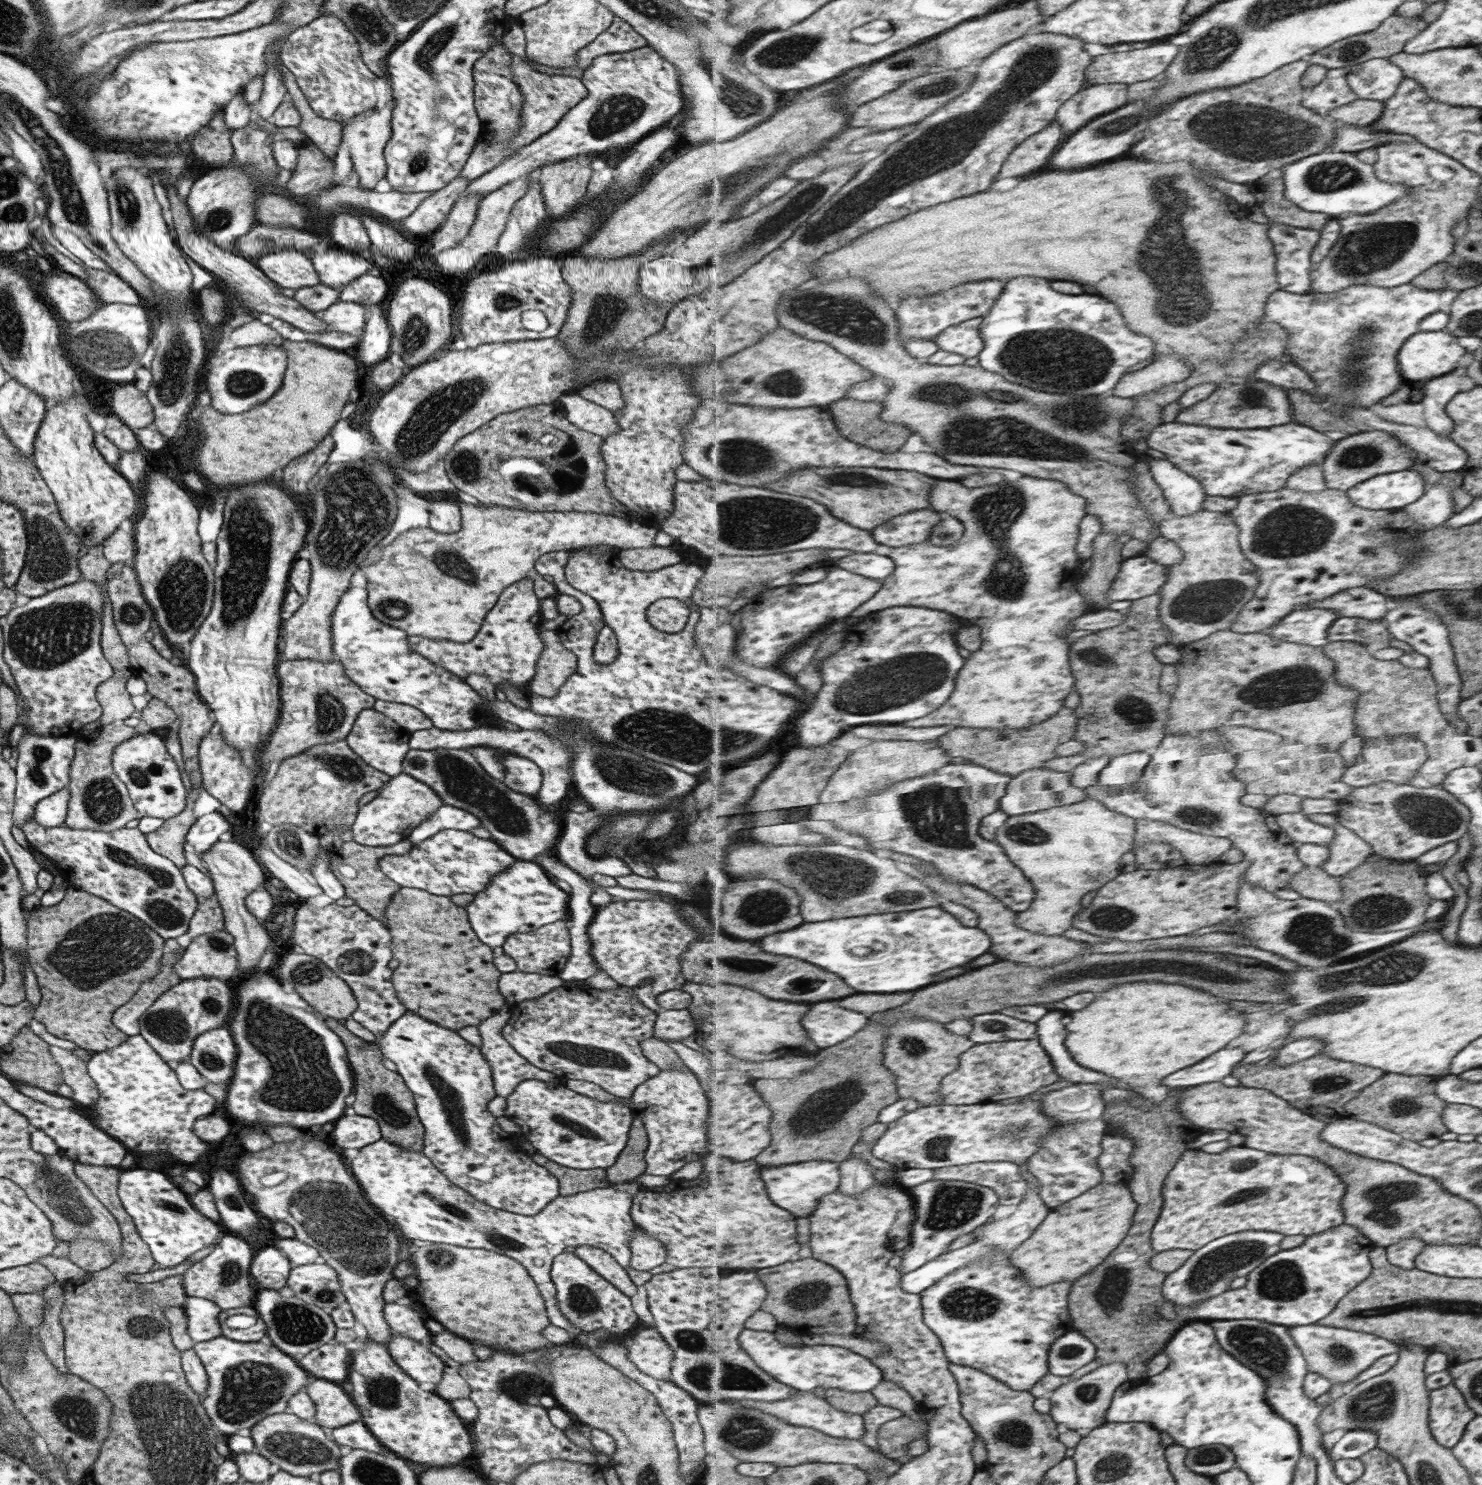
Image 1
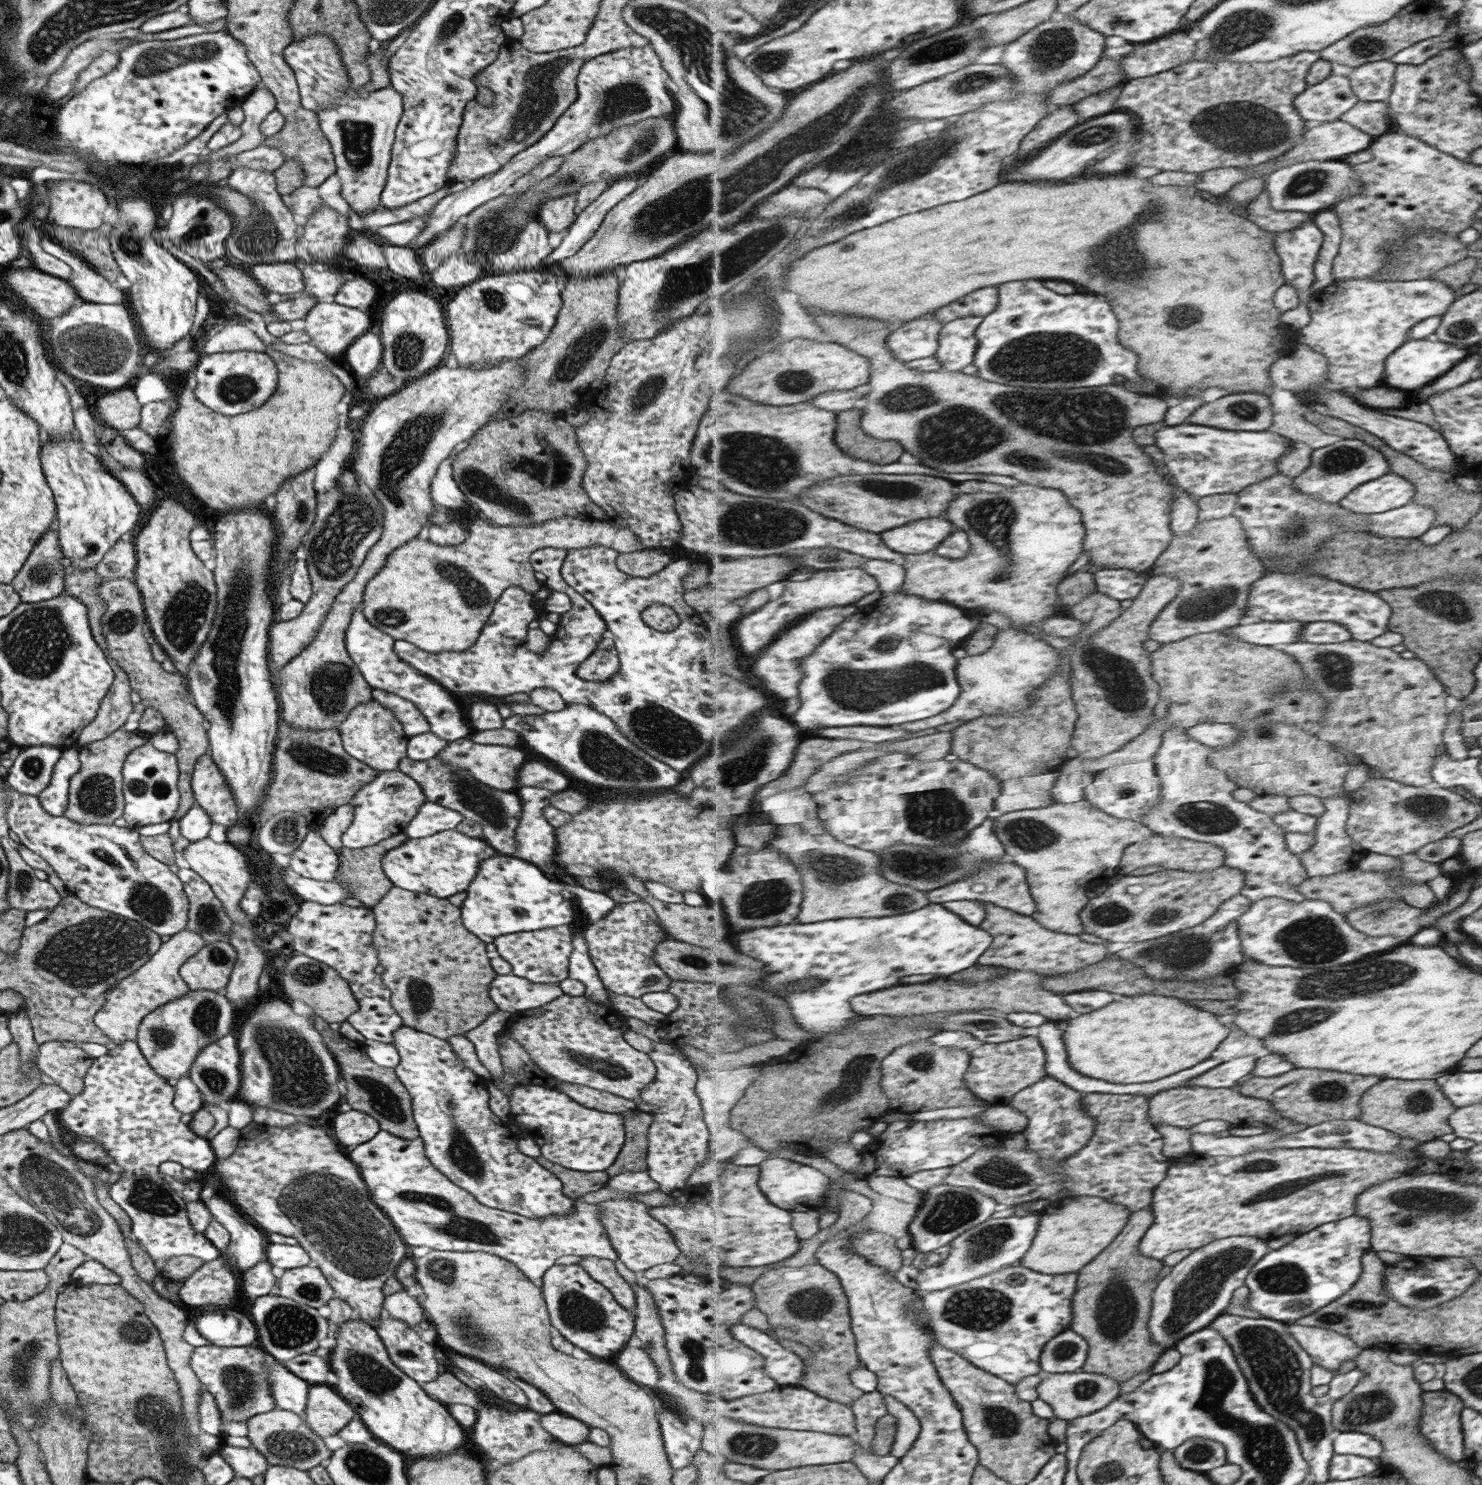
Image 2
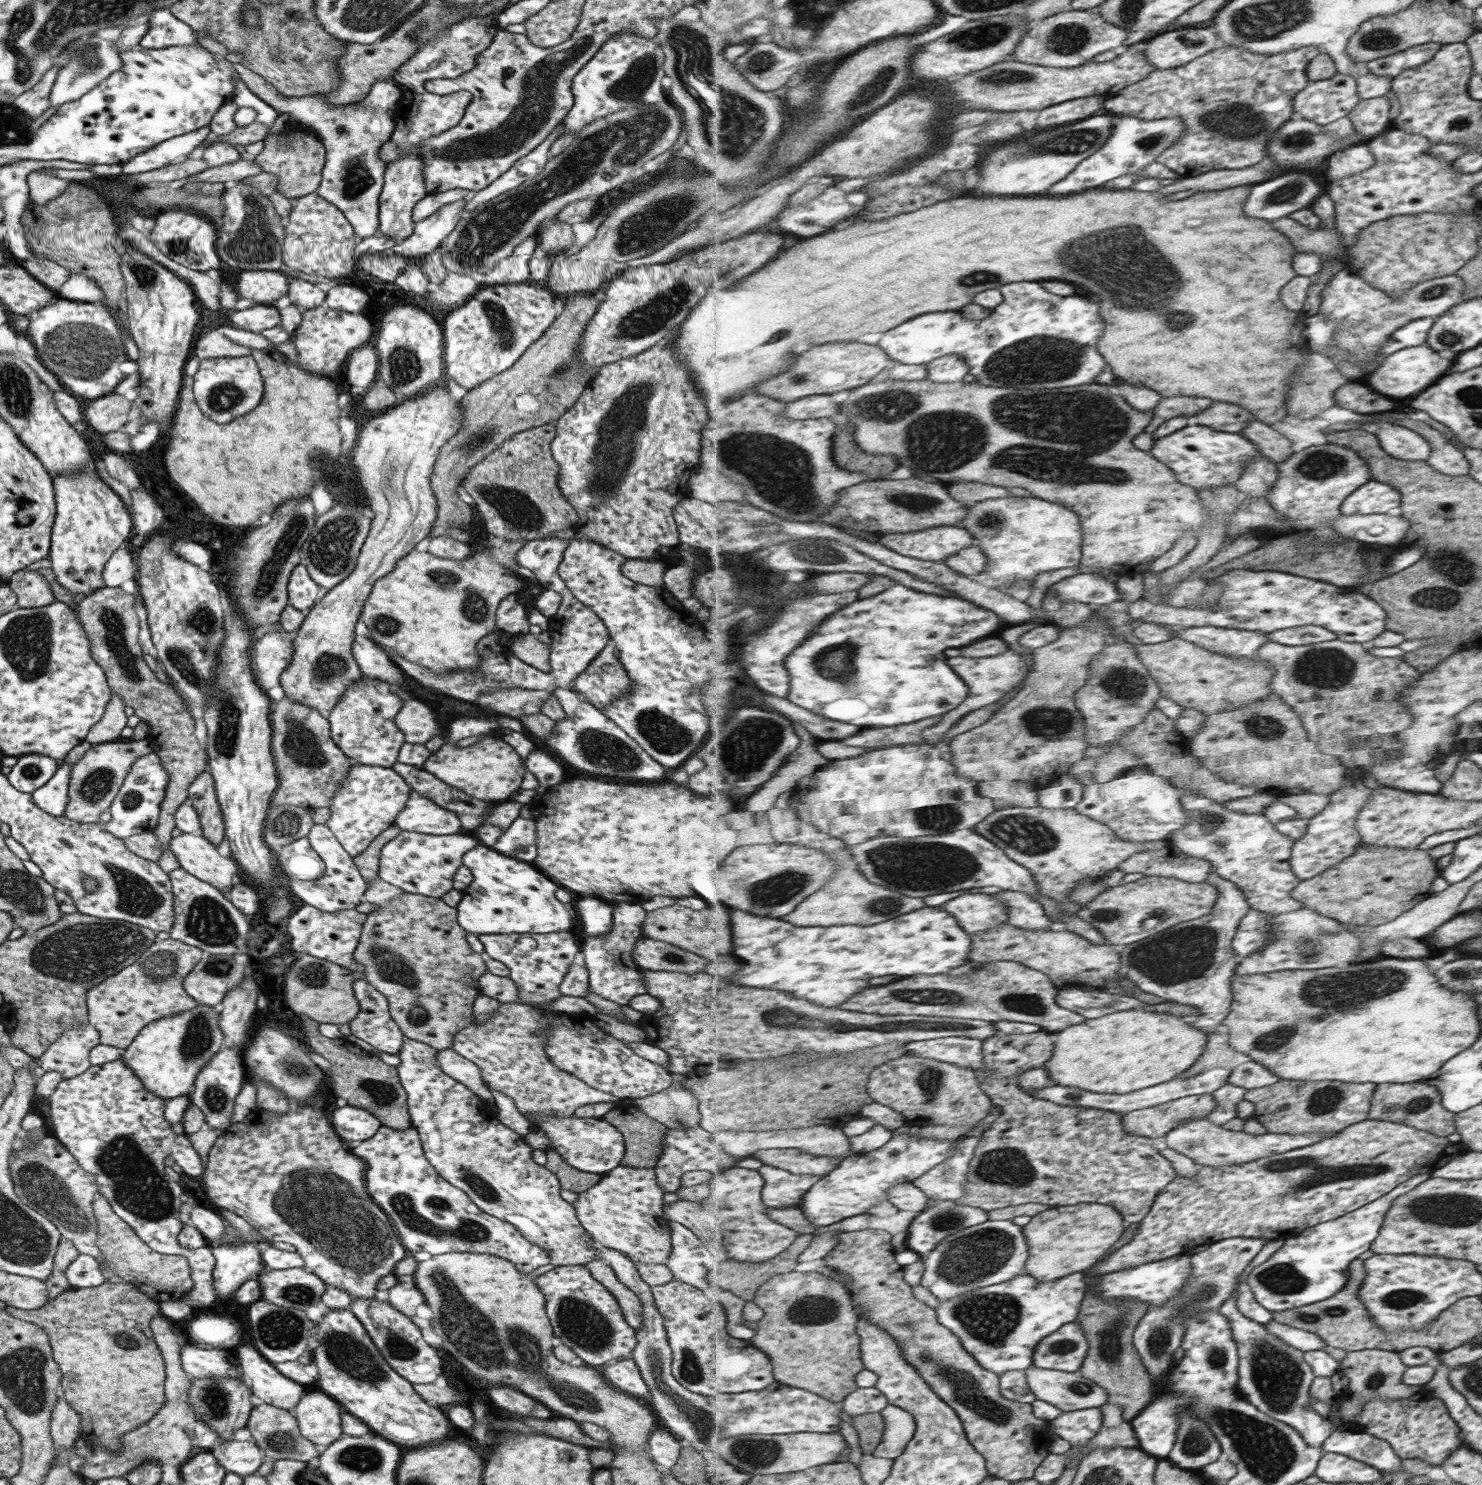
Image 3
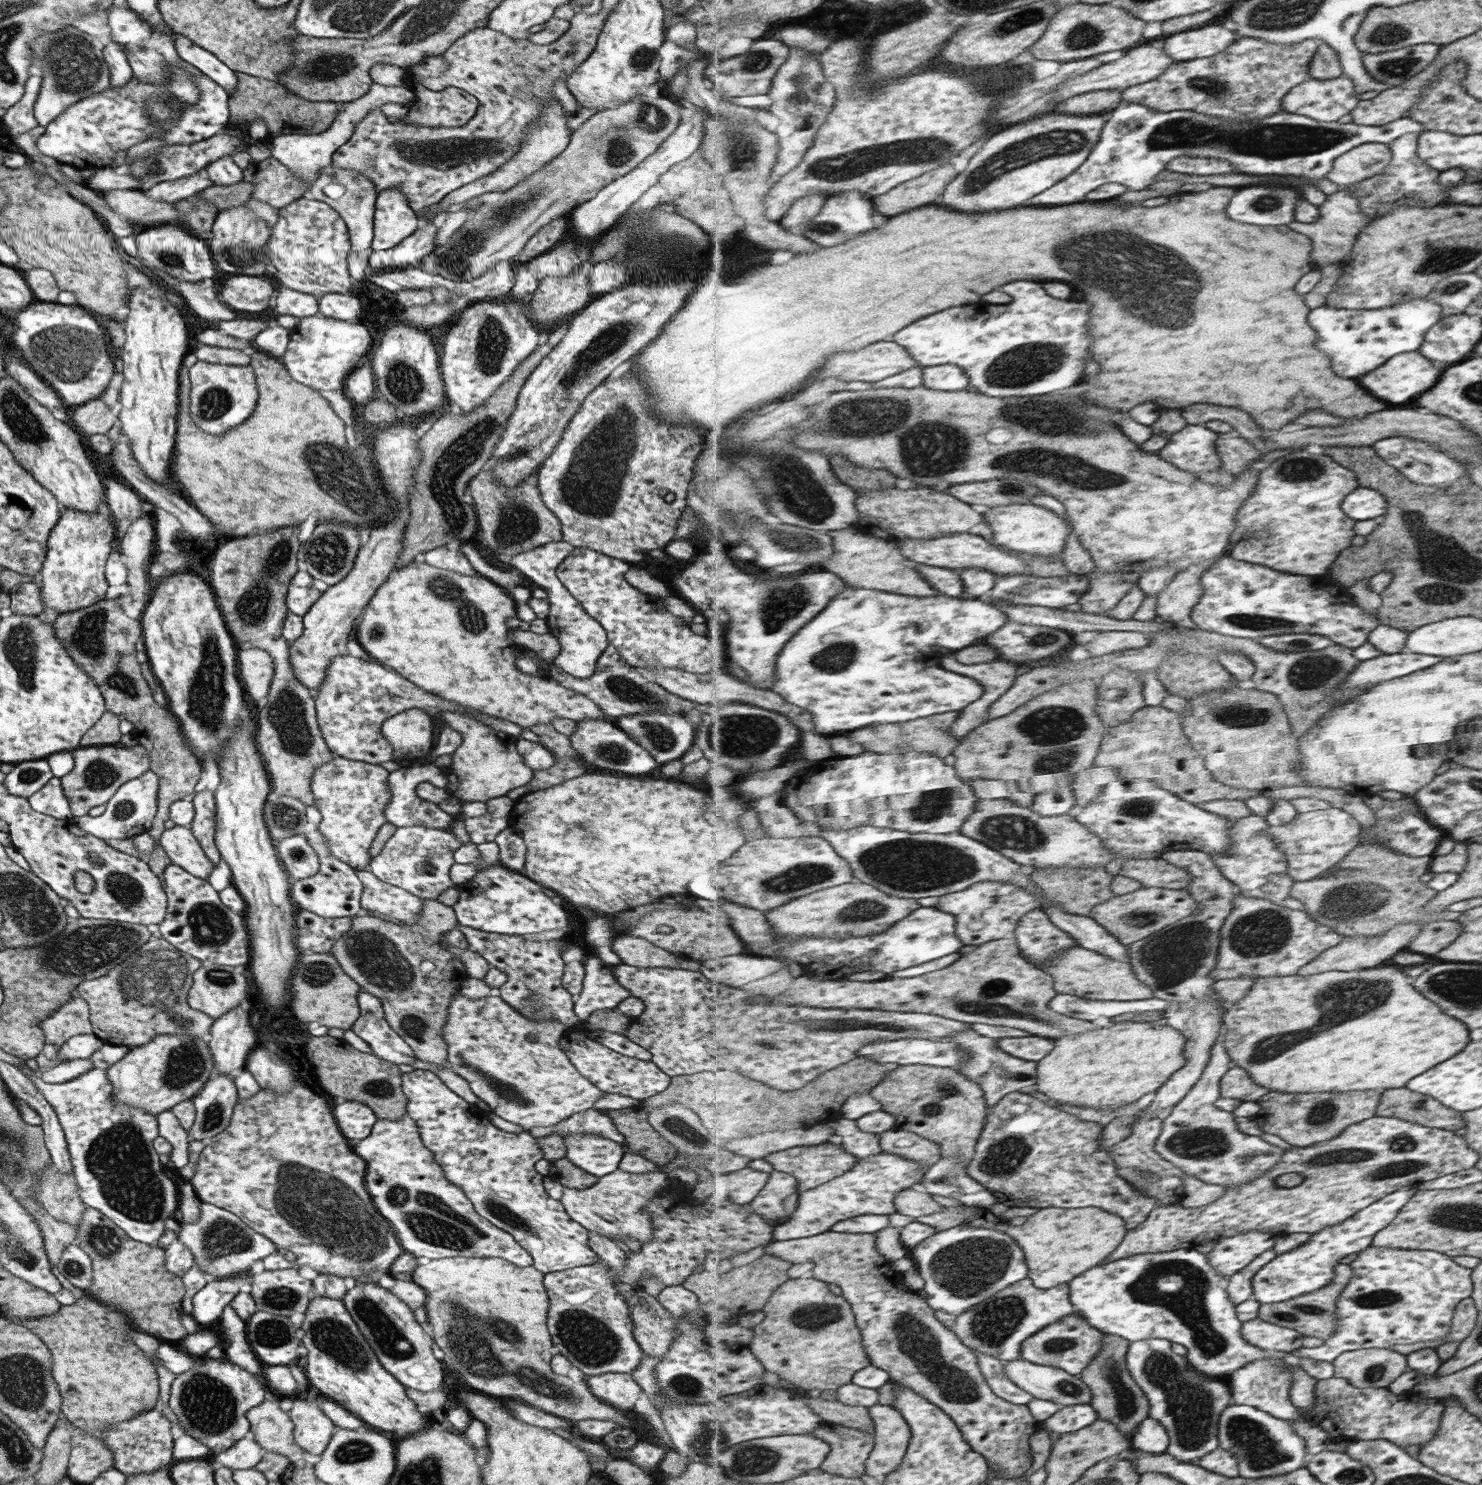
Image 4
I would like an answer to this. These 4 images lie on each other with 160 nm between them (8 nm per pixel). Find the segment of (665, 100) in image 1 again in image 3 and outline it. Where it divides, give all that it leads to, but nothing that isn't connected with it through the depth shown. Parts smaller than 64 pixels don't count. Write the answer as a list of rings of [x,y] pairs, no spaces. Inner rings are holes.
[[[632,32],[614,34],[577,71],[571,79],[573,105],[562,120],[562,132],[579,132],[586,124],[623,109],[641,109],[663,102],[663,88],[659,80],[664,72],[664,54],[656,41]],[[471,193],[465,199],[457,199],[455,202],[440,206],[427,218],[416,222],[412,233],[407,238],[398,241],[395,246],[382,253],[393,253],[403,258],[407,256],[413,261],[432,253],[455,228],[469,198]]]

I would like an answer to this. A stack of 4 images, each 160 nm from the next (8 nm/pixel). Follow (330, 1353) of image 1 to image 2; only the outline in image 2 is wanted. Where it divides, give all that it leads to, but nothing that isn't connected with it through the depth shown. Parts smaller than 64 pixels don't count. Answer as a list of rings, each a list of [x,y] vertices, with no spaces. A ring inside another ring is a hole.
[[[311,1353],[298,1354],[289,1360],[280,1362],[291,1374],[310,1385],[337,1384],[337,1377],[333,1374],[327,1357],[313,1355]]]

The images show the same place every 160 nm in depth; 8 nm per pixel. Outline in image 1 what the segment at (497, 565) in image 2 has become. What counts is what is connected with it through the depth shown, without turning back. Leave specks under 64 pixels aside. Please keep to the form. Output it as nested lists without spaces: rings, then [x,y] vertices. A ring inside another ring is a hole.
[[[462,501],[456,503],[460,510],[457,534],[438,533],[428,526],[409,528],[381,547],[374,563],[360,566],[367,581],[366,603],[371,614],[383,624],[403,629],[408,637],[420,636],[460,643],[470,641],[479,630],[487,611],[507,586],[528,580],[532,584],[535,602],[557,594],[554,584],[545,582],[534,569],[536,560],[542,554],[551,551],[569,552],[571,549],[597,545],[617,547],[619,550],[647,548],[653,545],[653,537],[658,531],[657,527],[646,526],[637,518],[628,519],[594,512],[530,512],[503,505],[474,506]]]

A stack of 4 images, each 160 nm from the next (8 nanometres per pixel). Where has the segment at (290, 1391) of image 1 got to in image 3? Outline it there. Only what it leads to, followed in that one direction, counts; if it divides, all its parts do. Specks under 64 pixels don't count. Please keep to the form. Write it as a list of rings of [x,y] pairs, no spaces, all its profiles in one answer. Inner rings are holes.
[[[185,1344],[179,1358],[181,1368],[192,1378],[243,1378],[232,1350]]]

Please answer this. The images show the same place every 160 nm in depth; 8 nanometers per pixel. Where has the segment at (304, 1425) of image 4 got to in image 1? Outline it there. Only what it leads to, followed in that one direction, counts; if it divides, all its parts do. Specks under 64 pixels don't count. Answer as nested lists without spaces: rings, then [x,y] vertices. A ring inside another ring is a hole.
[[[312,1378],[306,1386],[306,1396],[316,1410],[313,1422],[320,1427],[334,1429],[360,1420],[360,1412],[349,1398],[345,1385]]]

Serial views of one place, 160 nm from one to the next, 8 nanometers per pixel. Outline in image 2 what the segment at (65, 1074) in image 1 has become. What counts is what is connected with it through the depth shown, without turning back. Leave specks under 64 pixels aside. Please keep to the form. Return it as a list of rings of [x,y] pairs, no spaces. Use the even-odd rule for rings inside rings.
[[[72,1040],[44,1042],[38,1044],[35,1057],[37,1068],[70,1095],[83,1090],[83,1077],[93,1060],[78,1044]]]

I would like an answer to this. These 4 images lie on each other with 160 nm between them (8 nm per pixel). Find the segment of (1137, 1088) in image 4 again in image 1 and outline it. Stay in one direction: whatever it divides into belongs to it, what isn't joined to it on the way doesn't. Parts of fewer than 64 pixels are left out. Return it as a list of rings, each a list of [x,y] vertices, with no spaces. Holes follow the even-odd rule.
[[[1133,982],[1112,986],[1111,990],[1100,992],[1098,996],[1091,1006],[1069,1013],[1071,1018],[1065,1022],[1065,1044],[1078,1064],[1104,1072],[1132,1086],[1147,1086],[1153,1080],[1163,1081],[1178,1070],[1202,1062],[1211,1054],[1225,1048],[1231,1040],[1239,1038],[1248,1023],[1246,1014],[1233,1010],[1225,997],[1183,984]]]

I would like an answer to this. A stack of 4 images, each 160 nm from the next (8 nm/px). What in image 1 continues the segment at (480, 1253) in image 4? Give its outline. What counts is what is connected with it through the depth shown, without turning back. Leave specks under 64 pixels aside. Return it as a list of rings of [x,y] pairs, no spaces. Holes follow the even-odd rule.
[[[379,1139],[363,1148],[357,1155],[347,1161],[349,1171],[356,1178],[363,1190],[366,1200],[386,1218],[393,1218],[397,1232],[407,1240],[424,1240],[427,1243],[446,1244],[465,1248],[480,1248],[507,1256],[521,1264],[529,1277],[533,1279],[539,1295],[544,1300],[545,1310],[550,1325],[565,1330],[573,1337],[577,1336],[577,1328],[573,1328],[557,1306],[555,1288],[549,1281],[550,1267],[553,1258],[567,1246],[587,1245],[600,1248],[623,1269],[629,1265],[631,1257],[630,1240],[634,1231],[634,1222],[629,1216],[632,1203],[630,1194],[615,1187],[587,1189],[569,1196],[558,1196],[546,1204],[537,1214],[523,1216],[499,1210],[488,1204],[479,1202],[462,1188],[449,1182],[422,1152],[413,1152],[395,1146],[386,1140]]]

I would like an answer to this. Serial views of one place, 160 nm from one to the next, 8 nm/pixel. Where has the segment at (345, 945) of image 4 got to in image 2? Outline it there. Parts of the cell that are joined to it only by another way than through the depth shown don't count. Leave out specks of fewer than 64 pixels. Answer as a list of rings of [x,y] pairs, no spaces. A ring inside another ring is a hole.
[[[392,886],[370,911],[375,922],[372,947],[376,948],[379,964],[384,968],[380,977],[389,989],[390,1005],[403,1025],[445,1040],[465,1034],[498,1010],[488,993],[488,984],[496,972],[485,955],[485,943],[461,924],[459,907],[444,898]]]

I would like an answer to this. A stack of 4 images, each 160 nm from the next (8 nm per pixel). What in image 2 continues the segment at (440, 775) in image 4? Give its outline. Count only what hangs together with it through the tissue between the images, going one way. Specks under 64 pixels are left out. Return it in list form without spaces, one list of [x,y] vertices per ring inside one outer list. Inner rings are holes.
[[[425,801],[417,809],[417,814],[413,816],[403,832],[407,839],[421,839],[441,831],[454,829],[461,821],[463,817],[457,812]]]

